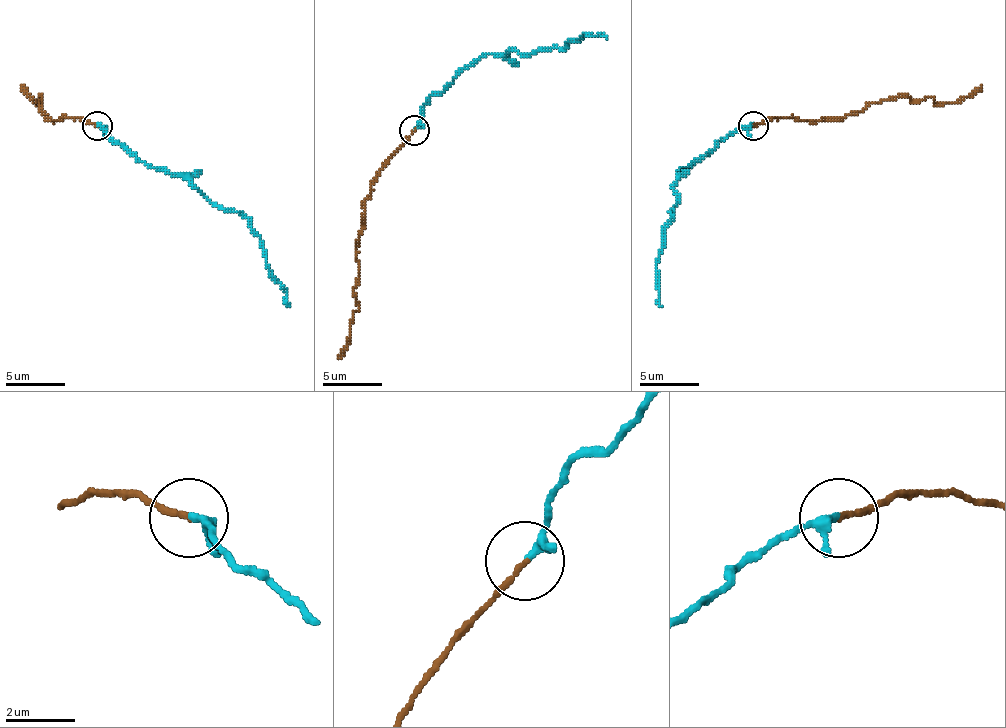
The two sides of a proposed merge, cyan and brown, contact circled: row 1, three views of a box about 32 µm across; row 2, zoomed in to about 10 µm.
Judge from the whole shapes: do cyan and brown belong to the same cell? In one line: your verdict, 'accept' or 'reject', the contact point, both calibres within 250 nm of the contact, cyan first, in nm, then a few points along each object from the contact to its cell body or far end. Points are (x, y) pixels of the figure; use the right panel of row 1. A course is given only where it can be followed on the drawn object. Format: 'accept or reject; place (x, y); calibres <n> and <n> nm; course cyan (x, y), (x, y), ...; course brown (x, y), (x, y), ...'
accept; place (753, 125); calibres 190 and 140 nm; course cyan (754, 126), (730, 132), (677, 176), (677, 203), (668, 221), (656, 274), (662, 306); course brown (754, 126), (783, 117), (857, 114), (872, 102), (898, 97), (960, 102), (981, 85)

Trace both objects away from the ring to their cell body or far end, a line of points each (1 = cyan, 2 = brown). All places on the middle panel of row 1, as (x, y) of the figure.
1: (415, 131), (421, 107), (483, 57), (530, 54), (577, 42), (586, 33), (607, 39)
2: (415, 131), (388, 160), (364, 201), (356, 249), (359, 275), (353, 290), (359, 308), (338, 358)

